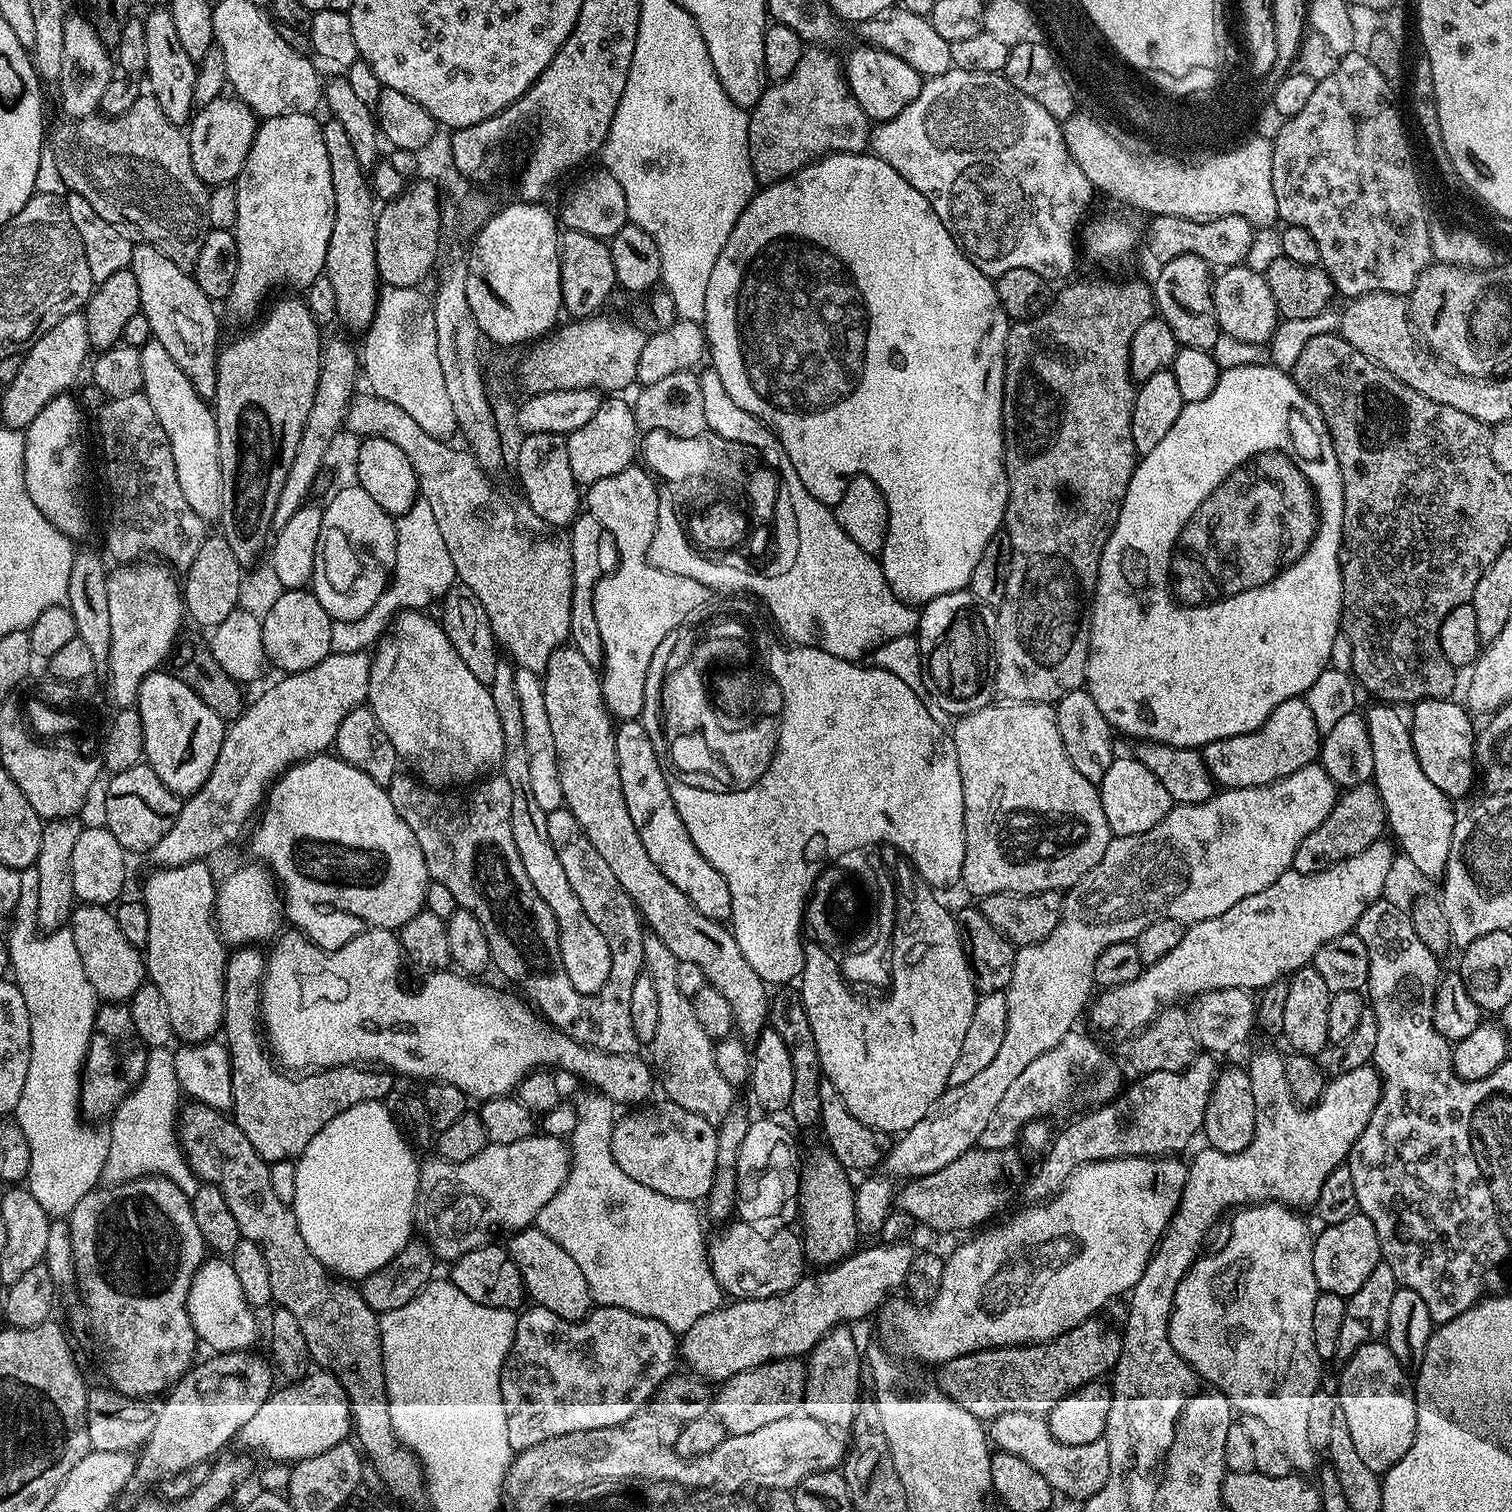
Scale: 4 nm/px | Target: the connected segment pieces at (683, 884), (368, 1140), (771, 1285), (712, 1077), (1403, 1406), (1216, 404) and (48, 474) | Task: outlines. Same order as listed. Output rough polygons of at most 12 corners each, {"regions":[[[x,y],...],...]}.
{"regions":[[[639,719],[615,725],[626,810],[654,866],[706,918],[731,921]],[[383,1103],[295,1161],[302,1238],[359,1282],[413,1239],[421,1161]],[[729,1223],[710,1244],[721,1293],[757,1300],[805,1275],[801,1237]],[[645,935],[658,993],[650,1060],[665,1097],[720,1126],[734,1088],[678,990],[680,961]],[[1384,1342],[1340,1372],[1362,1463],[1388,1472],[1416,1441],[1413,1377]],[[1223,369],[1139,457],[1086,691],[1203,749],[1329,667],[1318,406]],[[55,396],[24,437],[30,502],[62,534],[88,532],[84,416]]]}

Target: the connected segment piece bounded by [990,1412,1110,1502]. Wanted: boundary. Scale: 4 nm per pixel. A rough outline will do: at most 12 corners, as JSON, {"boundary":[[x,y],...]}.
{"boundary":[[1002,1414],[990,1440],[1053,1493],[1089,1500],[1110,1478],[1103,1438],[1066,1446],[1043,1415]]}

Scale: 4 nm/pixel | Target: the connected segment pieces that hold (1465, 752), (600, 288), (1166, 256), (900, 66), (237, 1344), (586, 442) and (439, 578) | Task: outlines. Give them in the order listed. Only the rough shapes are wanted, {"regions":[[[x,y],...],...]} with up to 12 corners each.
{"regions":[[[1455,699],[1417,700],[1412,745],[1450,798],[1478,780],[1477,729]],[[560,232],[563,311],[597,315],[618,285],[607,243]],[[1153,215],[1157,265],[1197,256],[1223,270],[1245,263],[1254,225],[1241,216]],[[859,47],[842,64],[872,122],[918,98],[921,69],[884,48]],[[205,1259],[186,1306],[213,1353],[248,1352],[257,1313],[227,1259]],[[608,398],[568,433],[570,470],[587,486],[633,467],[633,405]],[[430,502],[395,517],[396,565],[357,620],[333,620],[333,652],[371,649],[401,610],[457,583]]]}

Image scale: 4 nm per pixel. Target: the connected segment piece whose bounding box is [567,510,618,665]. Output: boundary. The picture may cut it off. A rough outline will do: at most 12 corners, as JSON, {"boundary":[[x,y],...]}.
{"boundary":[[584,510],[572,551],[571,647],[604,659],[592,595],[616,571],[616,543]]}

